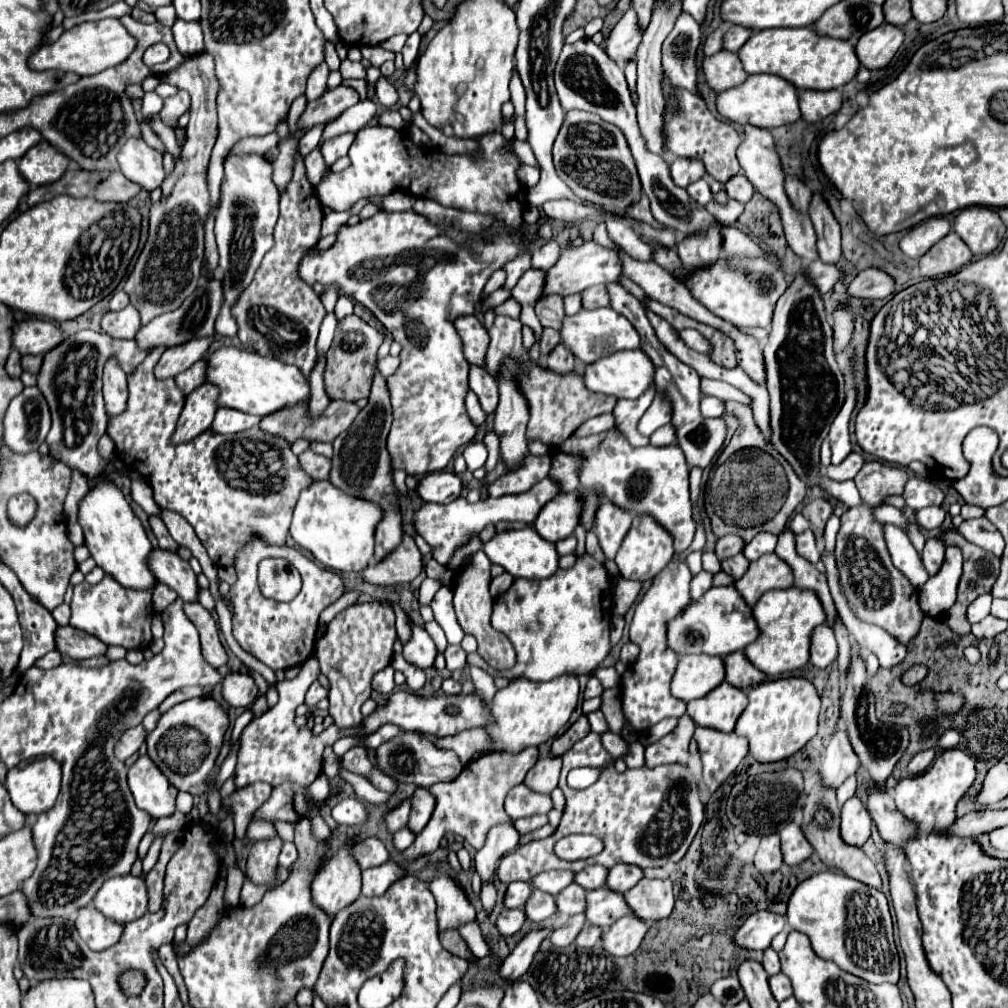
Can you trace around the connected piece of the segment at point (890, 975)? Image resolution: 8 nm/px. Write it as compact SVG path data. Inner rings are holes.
M822 871L794 889L786 919L794 931L810 937L818 957L834 961L840 969L868 983L898 983L900 965L892 937L892 915L882 891L844 873Z

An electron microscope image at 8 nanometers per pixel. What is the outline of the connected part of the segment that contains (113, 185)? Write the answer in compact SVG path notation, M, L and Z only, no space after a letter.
M120 171L114 173L106 173L100 181L100 185L96 187L96 201L112 201L112 203L126 203L128 199L132 199L136 193L140 191L140 187L136 183L130 183Z

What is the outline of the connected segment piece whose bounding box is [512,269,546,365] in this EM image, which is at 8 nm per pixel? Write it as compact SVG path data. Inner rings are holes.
M530 269L522 275L522 279L518 281L518 285L512 289L512 295L514 299L520 301L522 305L522 315L520 315L520 321L524 325L528 325L532 331L536 331L536 343L528 349L528 355L532 361L540 363L540 337L542 337L542 325L534 313L534 307L538 303L538 299L542 297L542 291L544 291L544 283L546 283L546 271L538 269Z

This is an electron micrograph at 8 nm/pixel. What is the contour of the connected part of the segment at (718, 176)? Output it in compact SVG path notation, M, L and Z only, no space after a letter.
M676 89L678 101L680 101L680 113L664 113L666 119L666 135L668 135L668 149L680 157L698 157L706 163L706 171L708 175L712 175L716 181L720 181L722 185L732 179L734 175L742 173L742 167L736 159L736 149L742 143L742 137L738 135L738 131L726 123L716 119L702 97L684 91L684 89Z

